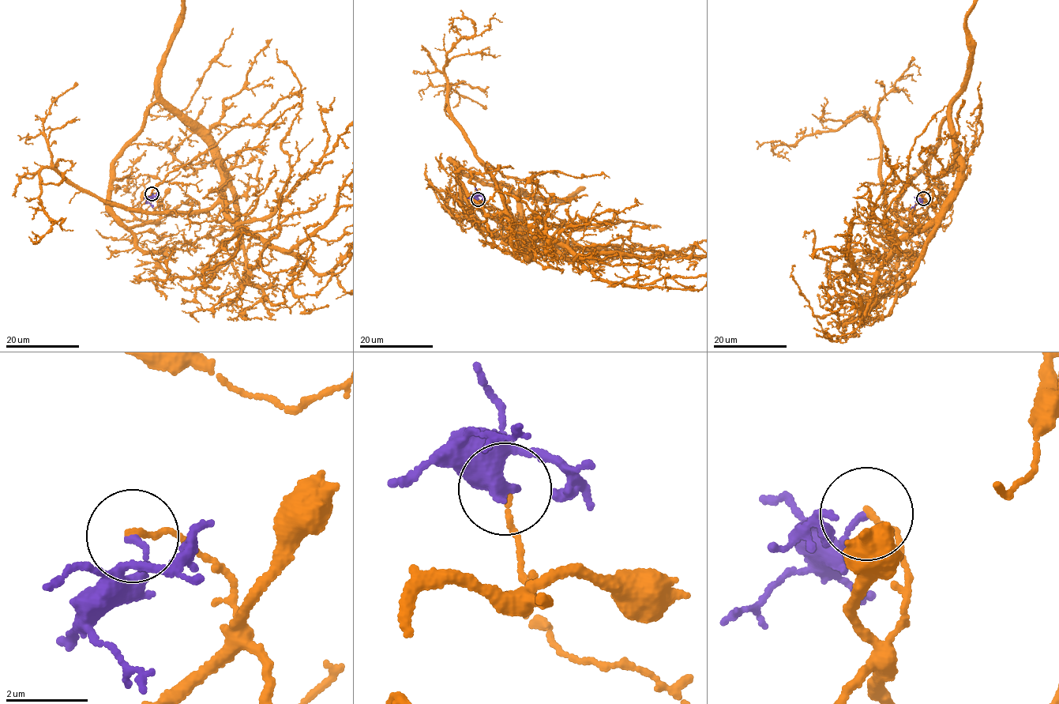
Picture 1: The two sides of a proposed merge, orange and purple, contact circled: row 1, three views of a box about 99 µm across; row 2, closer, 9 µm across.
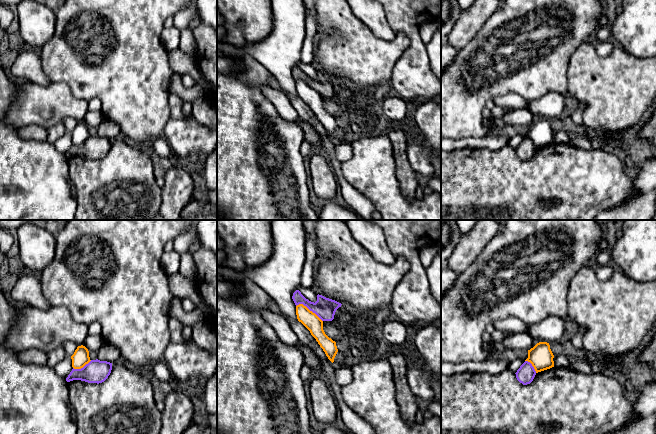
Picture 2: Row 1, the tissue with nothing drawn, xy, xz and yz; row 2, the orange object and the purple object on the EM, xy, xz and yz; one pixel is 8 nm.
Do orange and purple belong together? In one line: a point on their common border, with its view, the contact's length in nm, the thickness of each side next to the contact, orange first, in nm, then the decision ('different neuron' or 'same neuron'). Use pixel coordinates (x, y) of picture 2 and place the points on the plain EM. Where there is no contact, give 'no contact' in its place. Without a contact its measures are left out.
contact xz (308, 85); length 260 nm; calibres 140 and 170 nm; different neuron

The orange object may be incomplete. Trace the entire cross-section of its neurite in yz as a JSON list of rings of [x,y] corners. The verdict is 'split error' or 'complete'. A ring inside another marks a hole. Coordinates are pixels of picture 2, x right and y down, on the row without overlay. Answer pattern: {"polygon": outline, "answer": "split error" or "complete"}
{"polygon": [[[539,118],[533,124],[528,126],[528,137],[534,143],[536,149],[554,143],[554,131],[547,118]]], "answer": "complete"}

